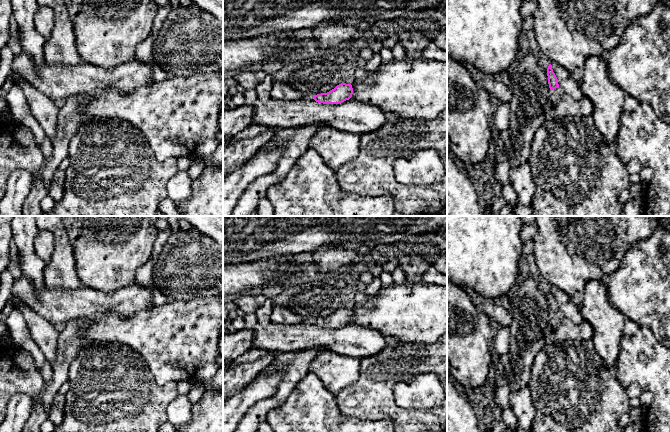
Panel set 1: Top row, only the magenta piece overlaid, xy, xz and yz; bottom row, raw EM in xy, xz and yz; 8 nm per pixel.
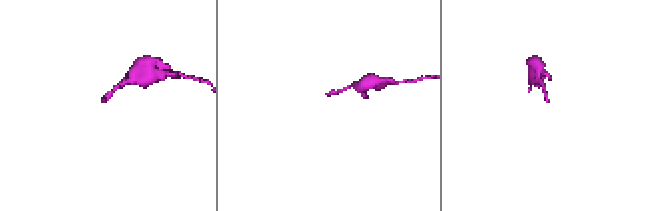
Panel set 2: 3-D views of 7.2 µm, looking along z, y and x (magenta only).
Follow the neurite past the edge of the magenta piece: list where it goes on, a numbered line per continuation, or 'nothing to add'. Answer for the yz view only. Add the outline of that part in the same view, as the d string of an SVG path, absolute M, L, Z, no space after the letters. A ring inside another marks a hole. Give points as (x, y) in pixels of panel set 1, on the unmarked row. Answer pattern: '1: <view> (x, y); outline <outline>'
1: yz (555, 318); outline M559 311L554 314L550 314L550 323L552 325L553 331L557 328L559 322L563 318L563 314Z

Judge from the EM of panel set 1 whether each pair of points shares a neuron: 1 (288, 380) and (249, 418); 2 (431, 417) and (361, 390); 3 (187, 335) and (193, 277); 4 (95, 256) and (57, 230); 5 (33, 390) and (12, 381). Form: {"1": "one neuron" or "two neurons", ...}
{"1": "one neuron", "2": "one neuron", "3": "two neurons", "4": "two neurons", "5": "one neuron"}

